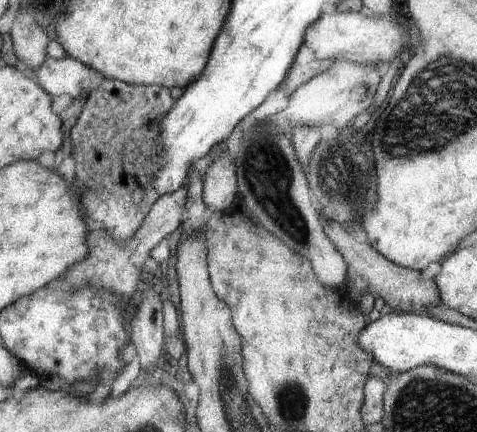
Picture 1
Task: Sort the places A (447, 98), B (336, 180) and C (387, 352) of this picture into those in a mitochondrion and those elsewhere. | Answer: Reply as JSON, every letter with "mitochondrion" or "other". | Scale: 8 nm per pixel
{"A":"mitochondrion","B":"mitochondrion","C":"other"}

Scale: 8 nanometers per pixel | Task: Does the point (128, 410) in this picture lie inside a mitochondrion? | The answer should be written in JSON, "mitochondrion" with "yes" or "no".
{"mitochondrion":"no"}

